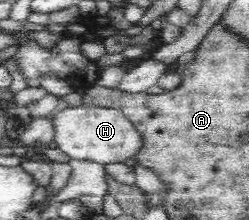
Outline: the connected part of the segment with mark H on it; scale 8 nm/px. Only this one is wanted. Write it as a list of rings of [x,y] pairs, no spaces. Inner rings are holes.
[[[82,103],[54,110],[49,115],[53,141],[71,159],[98,162],[103,165],[129,162],[141,145],[139,134],[119,108]]]

